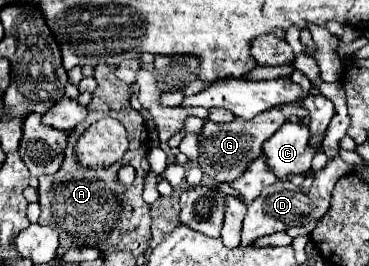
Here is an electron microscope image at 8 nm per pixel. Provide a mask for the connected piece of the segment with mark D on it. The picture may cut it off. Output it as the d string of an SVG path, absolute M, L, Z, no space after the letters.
M332 158L328 160L328 164L312 174L312 186L310 188L302 188L302 186L294 186L292 182L276 182L272 186L266 186L262 190L262 194L248 206L246 218L244 218L244 226L242 226L242 242L240 246L252 246L258 238L266 236L266 234L276 234L276 232L286 232L292 226L304 226L310 220L316 220L320 216L326 214L326 210L330 208L330 196L334 190L334 184L352 170L350 164L346 164L342 158Z

